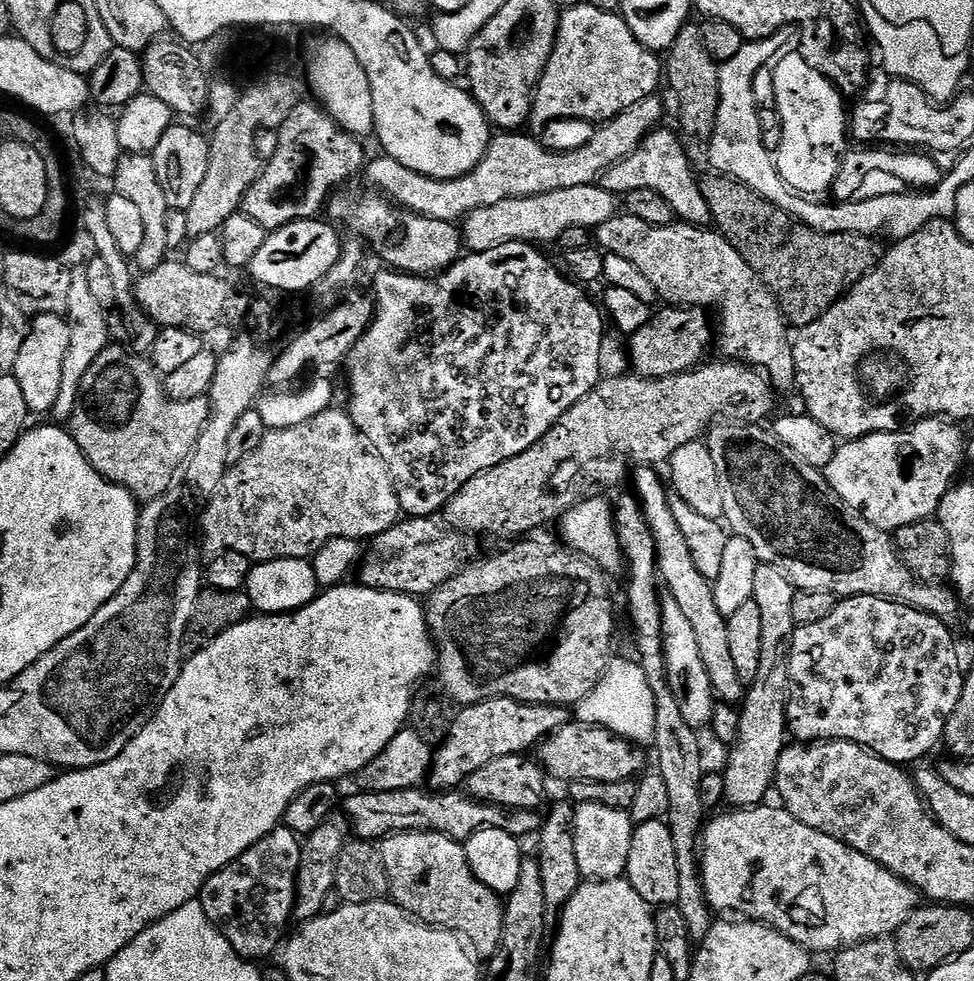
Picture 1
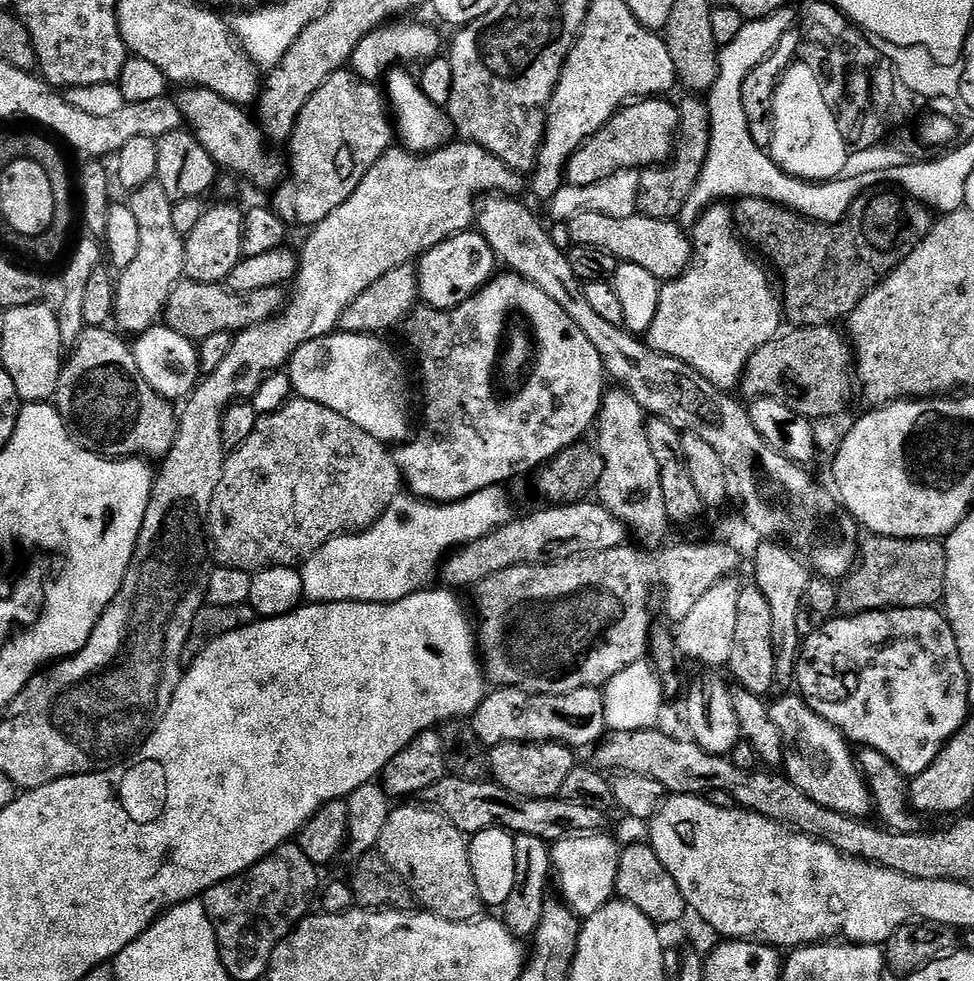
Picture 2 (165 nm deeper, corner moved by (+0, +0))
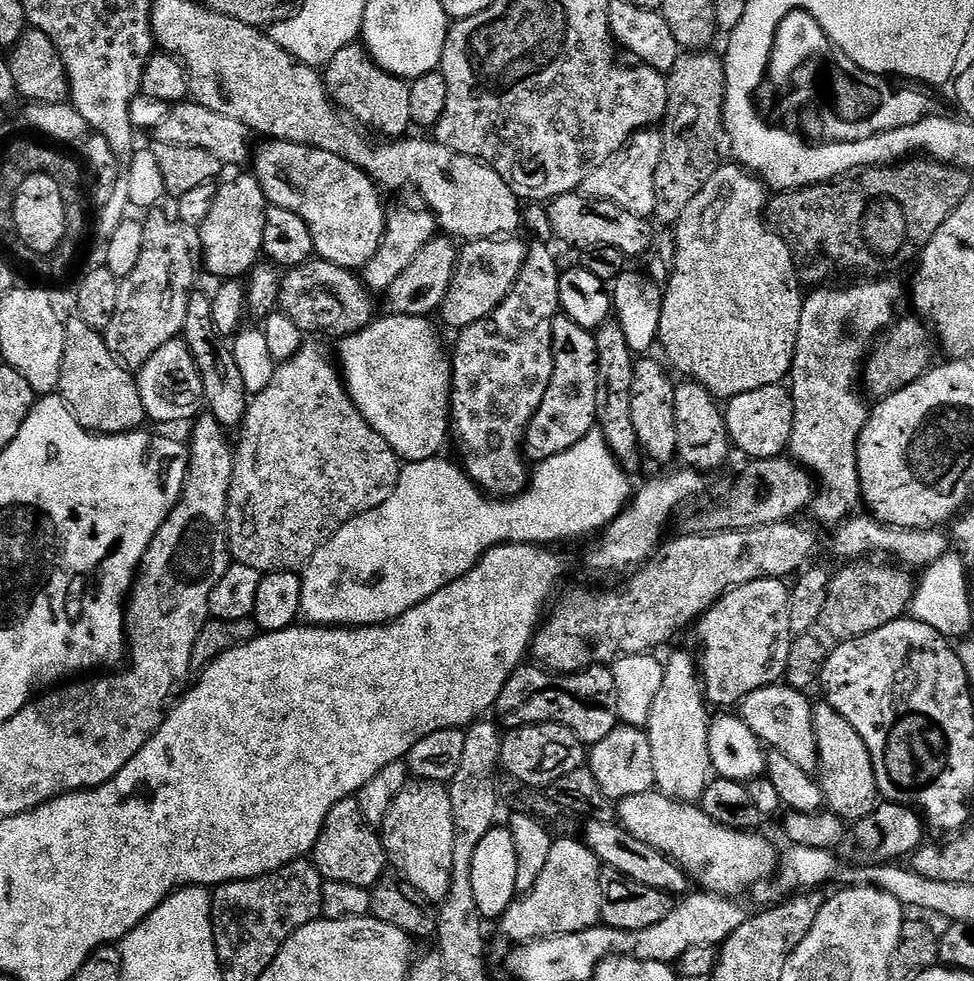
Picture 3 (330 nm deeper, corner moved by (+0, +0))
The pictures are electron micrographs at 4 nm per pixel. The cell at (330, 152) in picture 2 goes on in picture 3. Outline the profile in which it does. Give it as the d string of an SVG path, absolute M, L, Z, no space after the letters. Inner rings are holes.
M357 42L338 50L338 54L334 54L334 58L323 65L322 75L324 89L328 91L332 103L337 109L345 113L348 111L361 129L373 128L381 132L384 138L404 138L409 135L408 128L413 127L410 118L410 83L382 70L363 43Z

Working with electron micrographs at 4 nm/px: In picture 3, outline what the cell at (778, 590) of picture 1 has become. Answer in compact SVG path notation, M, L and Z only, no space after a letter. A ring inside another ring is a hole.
M872 278L867 282L852 282L849 288L828 288L832 286L820 286L815 290L809 291L804 296L804 305L802 306L802 322L798 322L798 342L794 350L794 362L792 363L792 371L790 373L790 391L792 393L792 401L794 402L794 430L790 434L790 442L788 443L788 452L791 459L797 464L807 468L812 473L815 483L818 485L816 489L816 497L812 499L810 505L810 513L820 524L832 524L831 526L839 526L853 515L861 507L862 497L860 494L860 475L858 474L858 466L856 465L856 447L858 446L858 438L860 431L866 426L868 421L868 413L870 404L862 395L862 369L865 367L869 351L873 344L876 343L878 337L885 330L892 327L897 319L896 307L900 304L900 295L905 295L906 288L896 281L896 278Z

